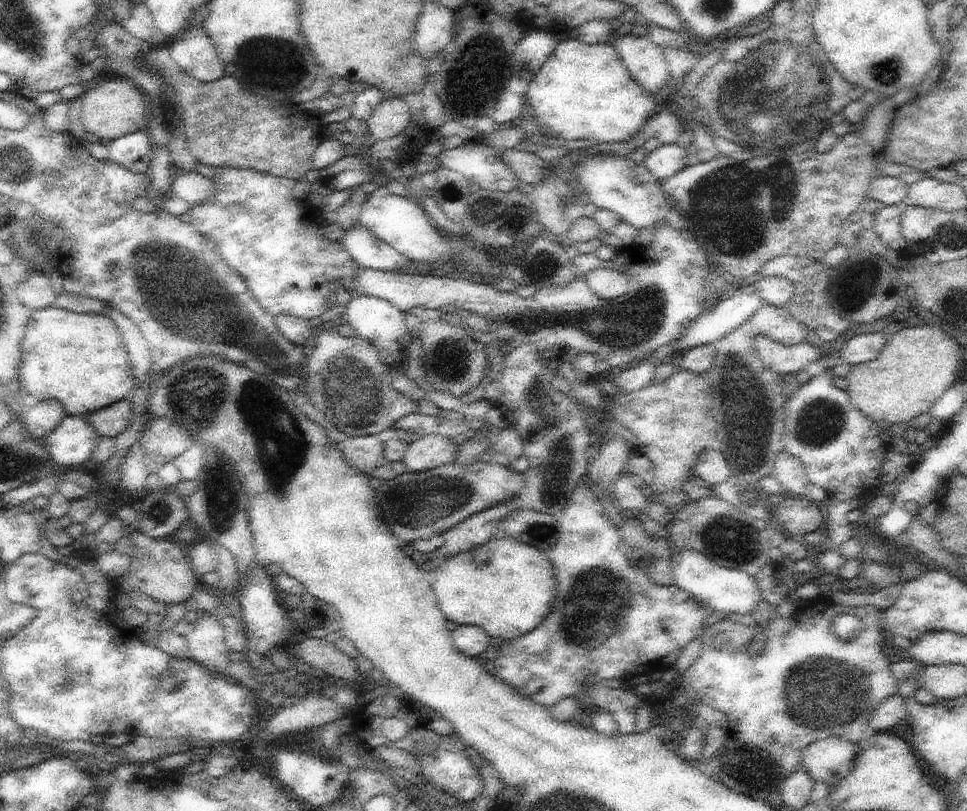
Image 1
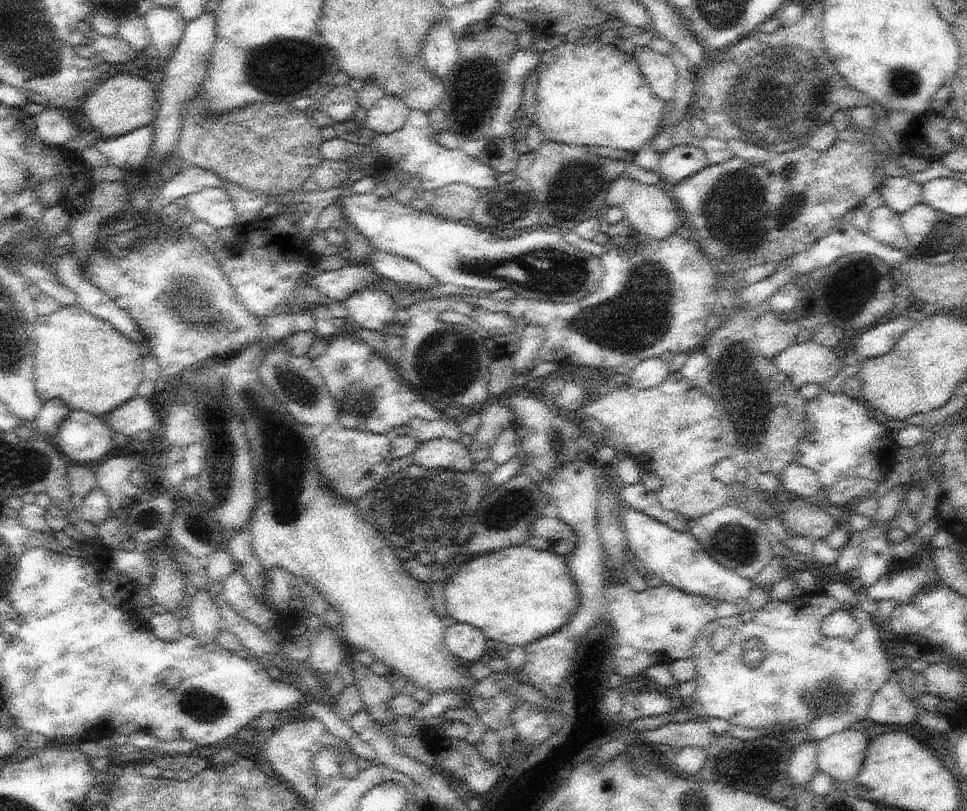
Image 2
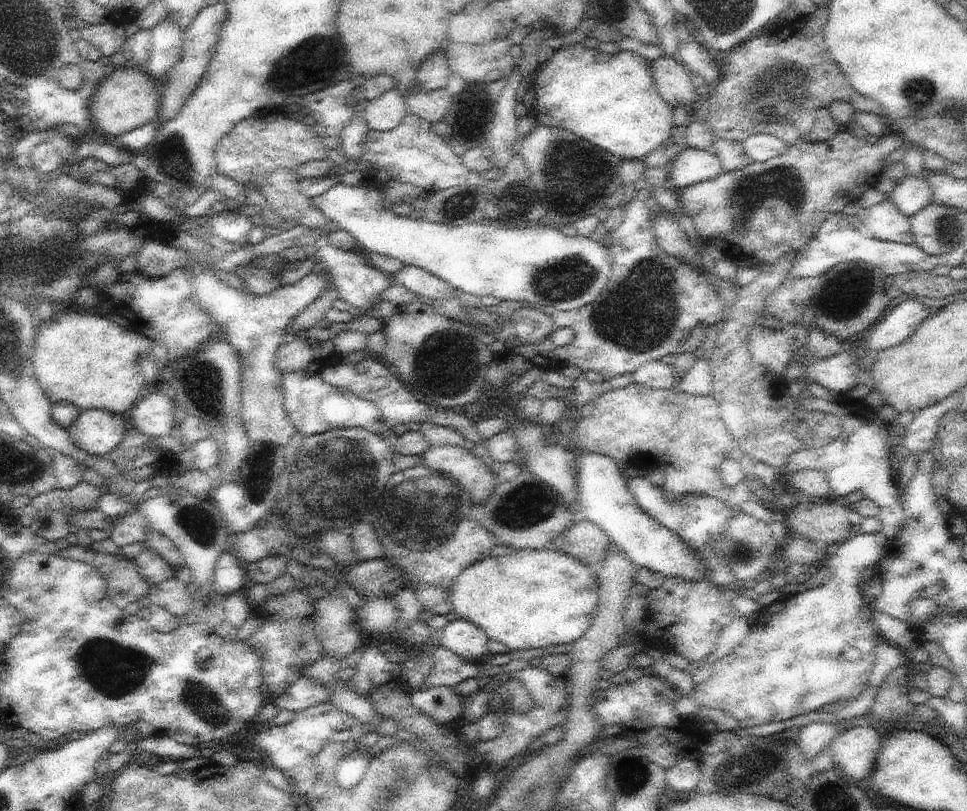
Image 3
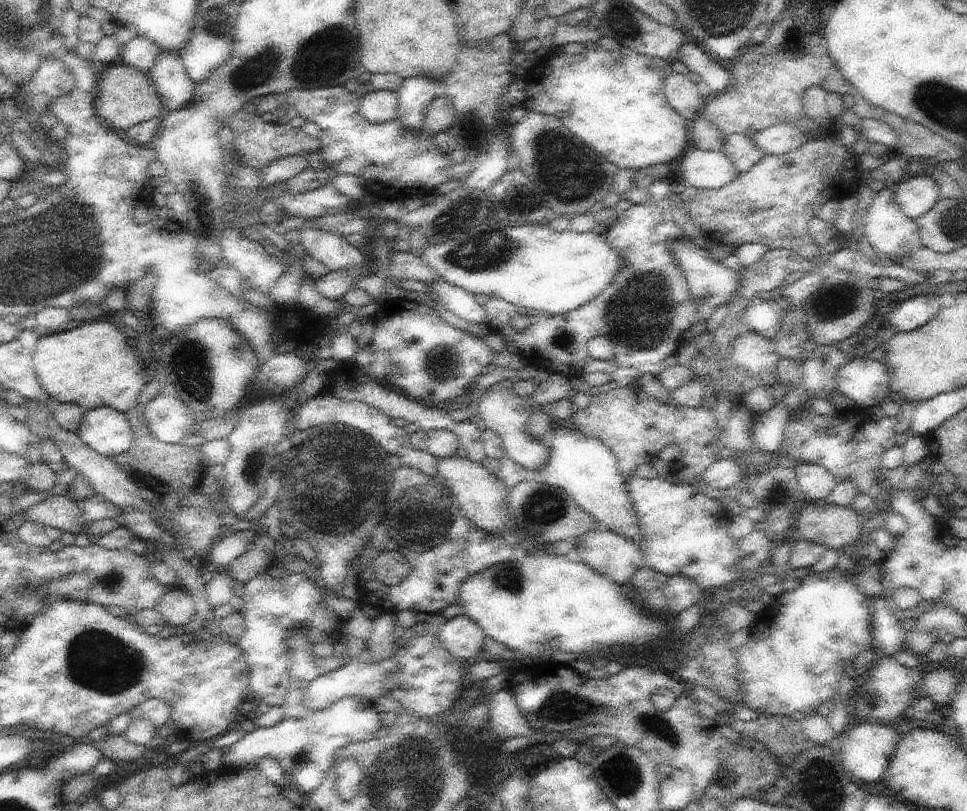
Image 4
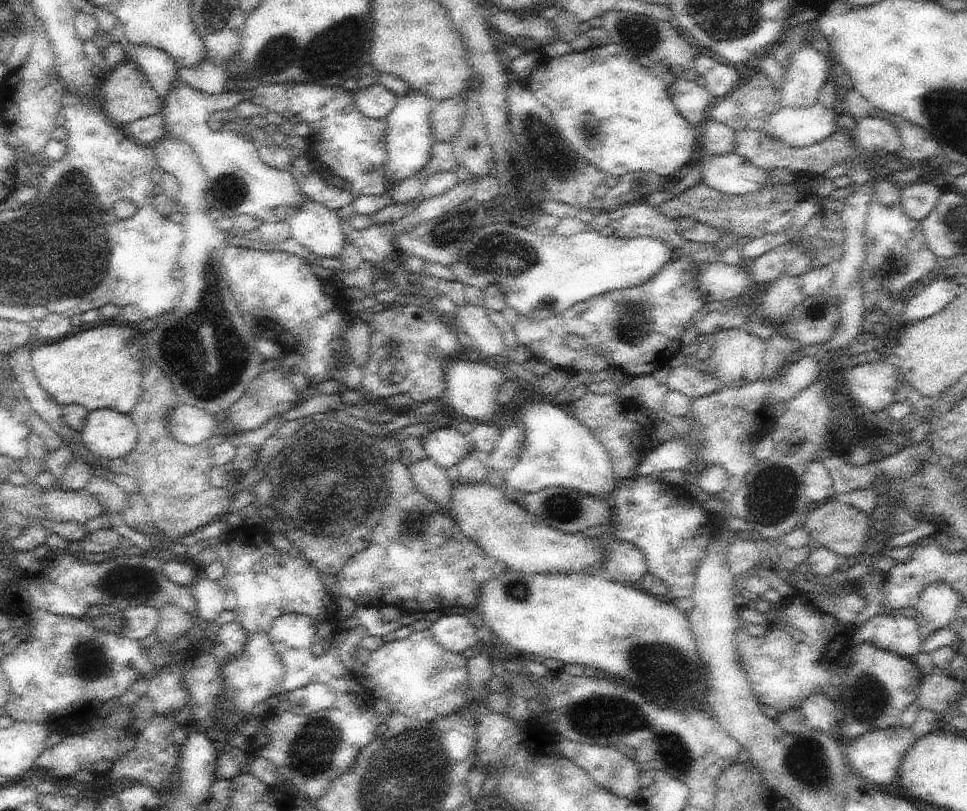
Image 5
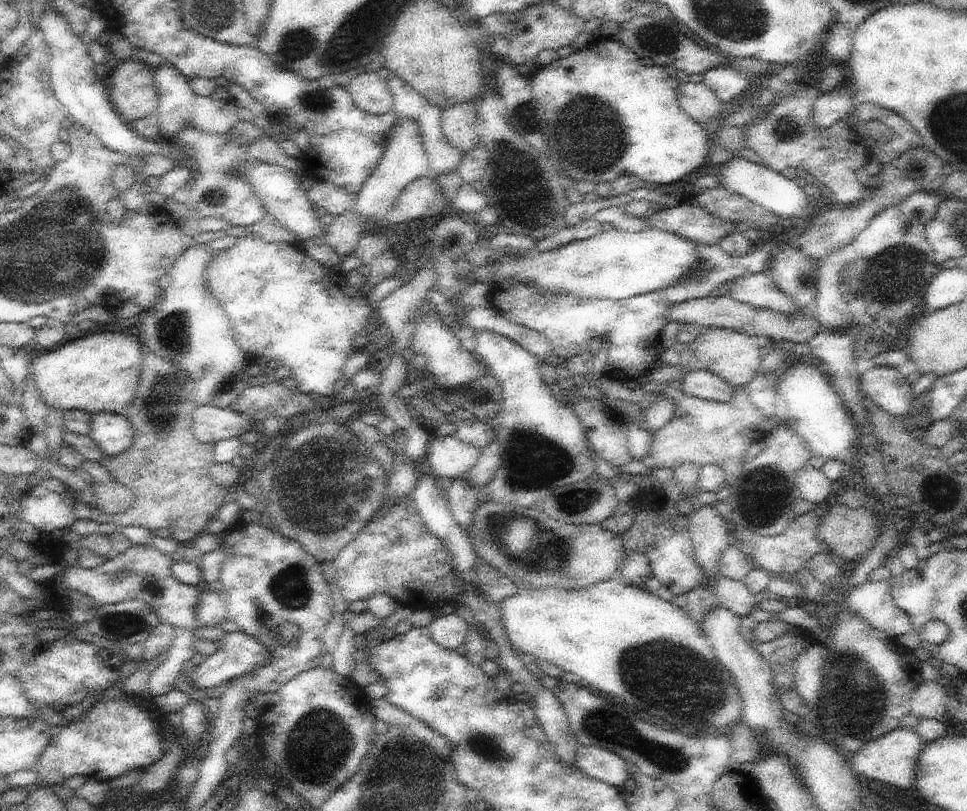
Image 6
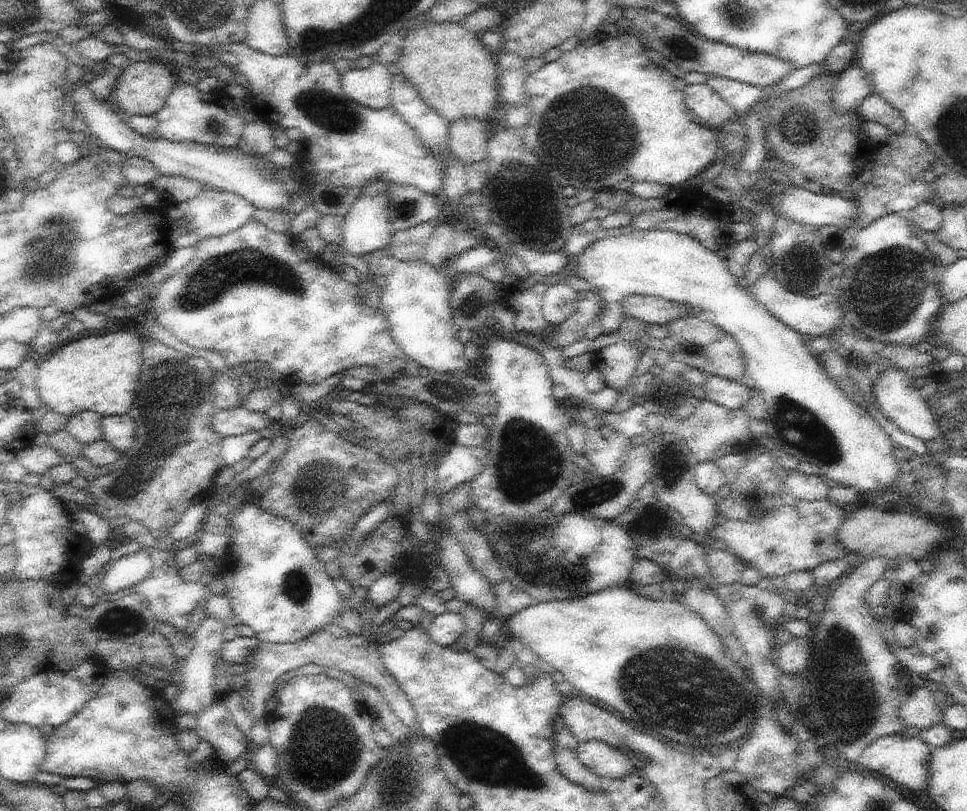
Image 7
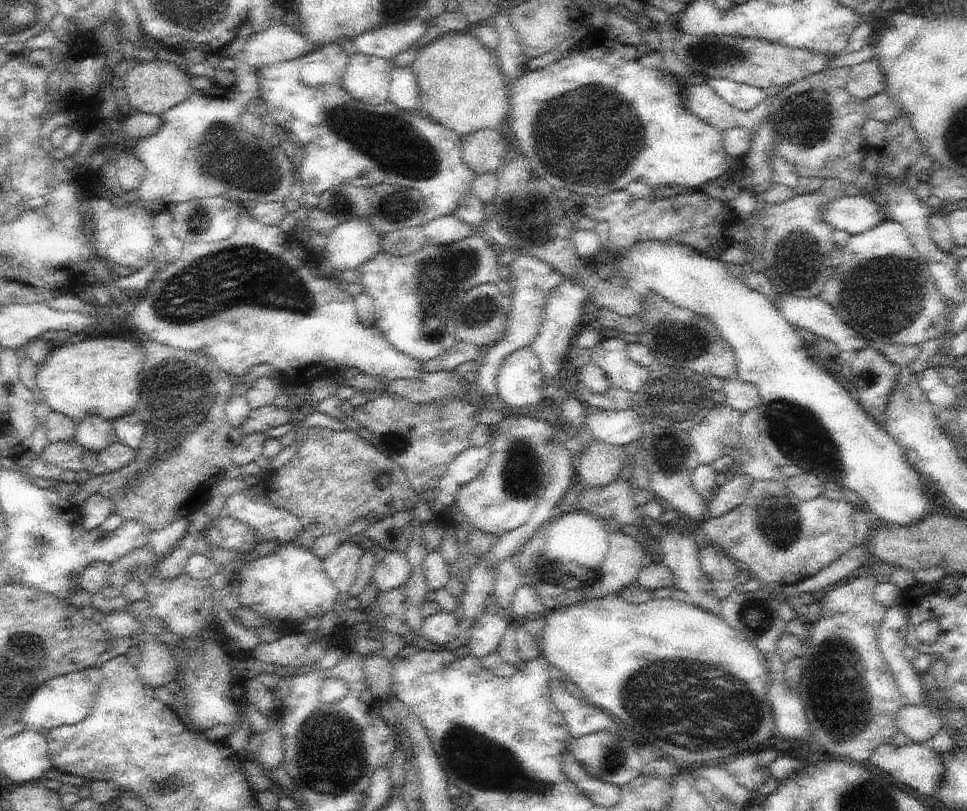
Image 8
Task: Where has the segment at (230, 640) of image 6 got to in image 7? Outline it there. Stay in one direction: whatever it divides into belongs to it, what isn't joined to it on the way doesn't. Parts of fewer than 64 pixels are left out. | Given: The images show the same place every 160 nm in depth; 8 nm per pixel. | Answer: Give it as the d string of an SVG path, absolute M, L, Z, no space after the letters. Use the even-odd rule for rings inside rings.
M322 628L318 632L314 632L312 636L304 638L294 643L268 643L260 641L258 648L254 654L250 654L250 658L246 660L250 664L250 668L243 673L244 678L248 681L247 687L252 692L249 701L251 703L250 716L252 720L260 721L268 717L266 712L266 702L276 695L275 682L279 676L285 672L299 668L305 664L313 663L323 665L324 667L336 667L346 673L351 674L357 680L374 686L378 693L390 704L392 712L398 716L398 719L406 728L408 728L408 736L416 736L422 734L422 728L418 724L417 713L412 708L412 704L408 701L408 696L400 689L396 680L388 673L384 662L380 656L380 648L382 643L379 640L366 640L364 635L346 636L344 638L336 638L327 628Z

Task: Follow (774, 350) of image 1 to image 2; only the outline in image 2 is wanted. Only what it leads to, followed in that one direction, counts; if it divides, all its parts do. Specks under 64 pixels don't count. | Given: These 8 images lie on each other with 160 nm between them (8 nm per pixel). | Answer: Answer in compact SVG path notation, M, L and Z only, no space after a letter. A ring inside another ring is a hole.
M814 340L793 344L783 353L771 358L771 361L794 383L797 389L802 388L804 384L824 385L827 381L832 380L838 371L847 370L844 362L832 352L830 347L818 344Z

